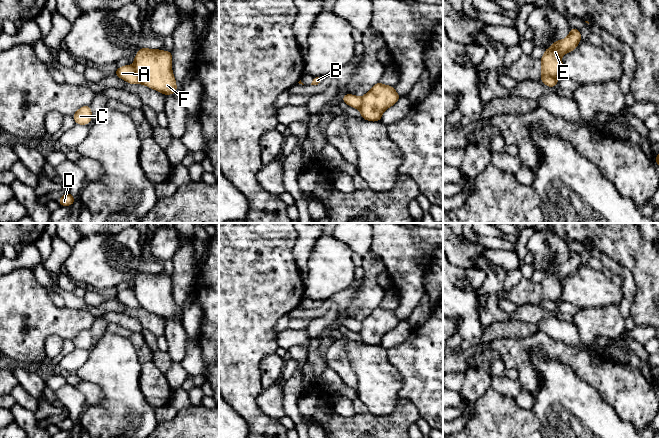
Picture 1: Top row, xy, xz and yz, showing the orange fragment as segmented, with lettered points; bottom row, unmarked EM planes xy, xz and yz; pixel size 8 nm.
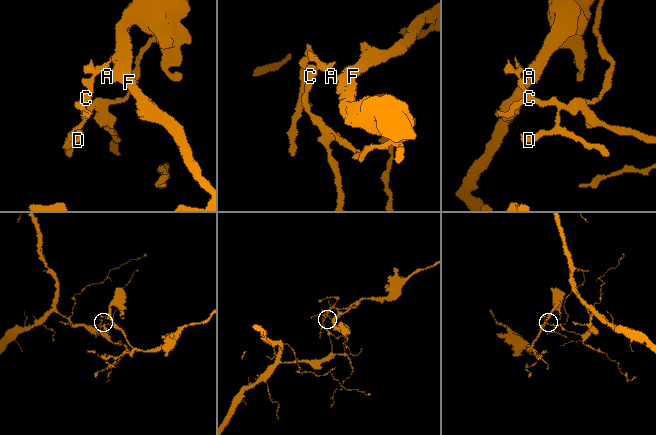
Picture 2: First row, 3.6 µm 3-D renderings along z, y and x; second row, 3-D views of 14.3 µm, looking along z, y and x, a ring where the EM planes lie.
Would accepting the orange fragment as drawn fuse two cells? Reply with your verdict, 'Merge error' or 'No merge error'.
Merge error

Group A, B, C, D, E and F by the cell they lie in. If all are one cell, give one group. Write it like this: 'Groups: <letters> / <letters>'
Groups: A B C D / E F

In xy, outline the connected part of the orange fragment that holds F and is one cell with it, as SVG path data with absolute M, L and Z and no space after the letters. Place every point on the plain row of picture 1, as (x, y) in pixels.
M140 272L135 279L133 293L141 308L165 320L177 316L172 296L172 276Z

